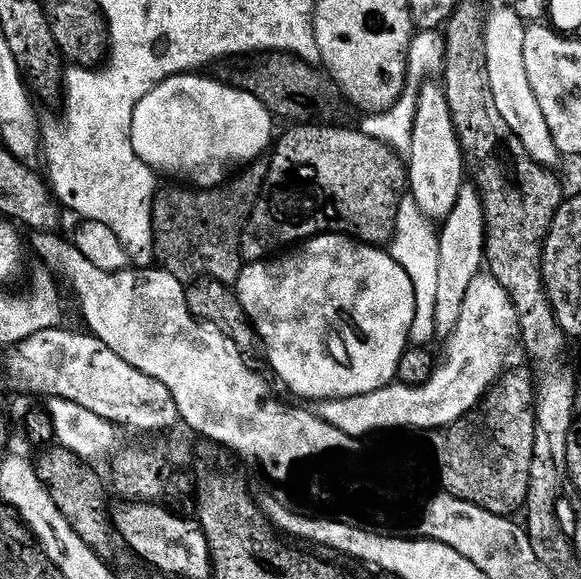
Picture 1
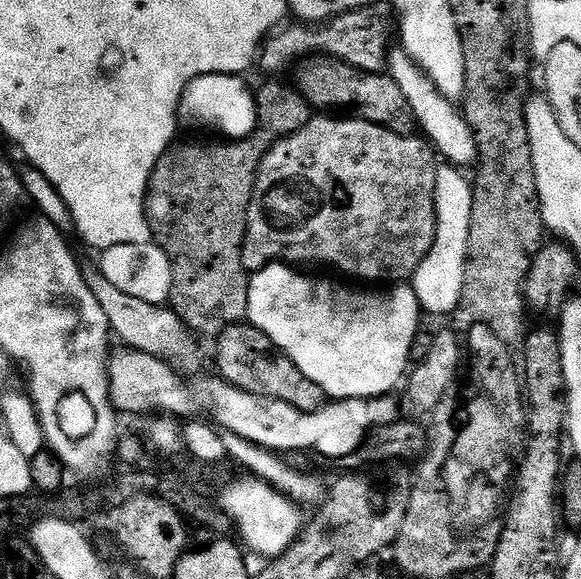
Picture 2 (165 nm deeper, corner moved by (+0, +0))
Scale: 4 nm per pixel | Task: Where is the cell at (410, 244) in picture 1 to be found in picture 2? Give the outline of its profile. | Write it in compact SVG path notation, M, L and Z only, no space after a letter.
M444 166L437 171L436 185L432 190L432 205L436 208L436 230L432 233L432 245L422 258L422 262L416 268L416 273L410 277L410 283L414 294L418 298L421 309L425 313L433 312L436 316L447 317L456 309L458 298L462 294L462 282L464 281L464 255L466 254L466 230L470 222L470 206L472 205L471 183L459 173L459 169L452 166Z

